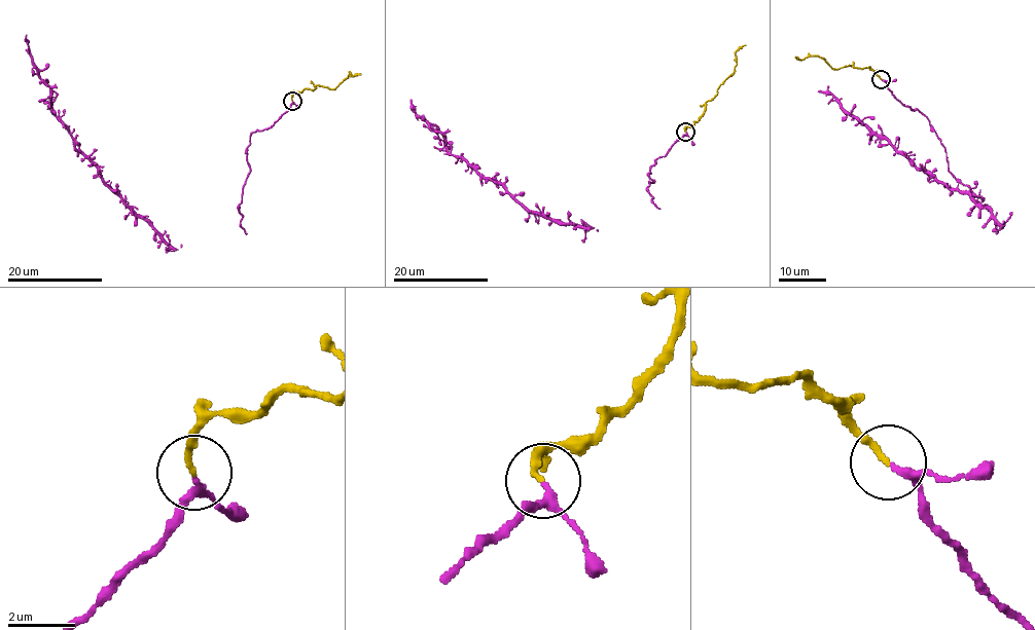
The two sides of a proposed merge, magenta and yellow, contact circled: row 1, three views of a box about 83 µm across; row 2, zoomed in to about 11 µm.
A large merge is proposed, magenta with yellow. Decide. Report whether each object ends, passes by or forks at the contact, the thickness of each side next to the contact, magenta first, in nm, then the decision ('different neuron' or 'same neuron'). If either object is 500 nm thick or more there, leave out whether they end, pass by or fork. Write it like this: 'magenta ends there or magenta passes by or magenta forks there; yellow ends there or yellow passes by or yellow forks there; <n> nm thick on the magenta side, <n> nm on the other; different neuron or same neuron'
magenta passes by; yellow ends there; 190 nm thick on the magenta side, 180 nm on the other; same neuron

